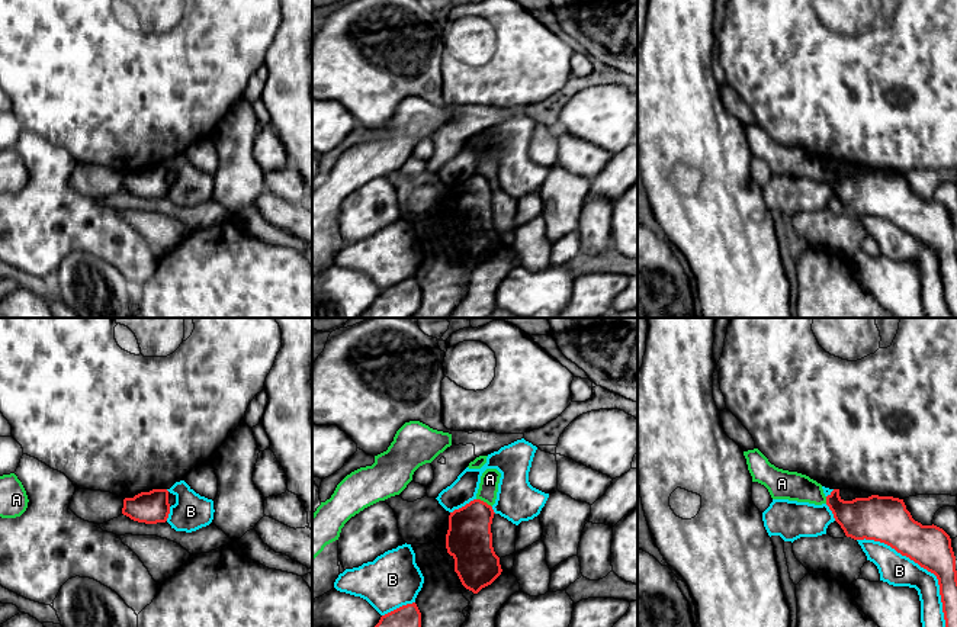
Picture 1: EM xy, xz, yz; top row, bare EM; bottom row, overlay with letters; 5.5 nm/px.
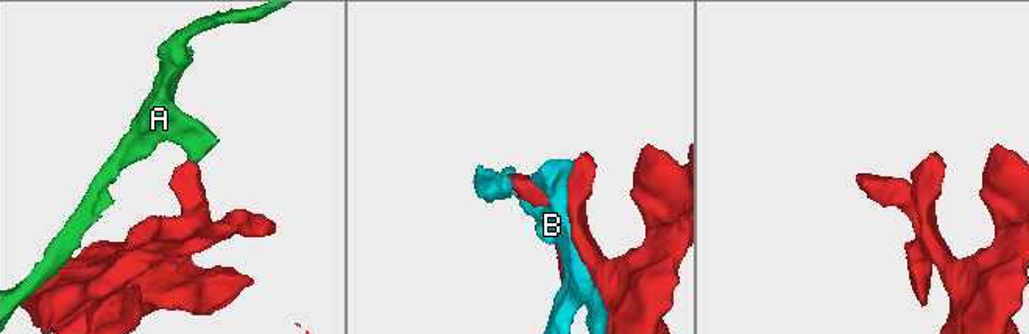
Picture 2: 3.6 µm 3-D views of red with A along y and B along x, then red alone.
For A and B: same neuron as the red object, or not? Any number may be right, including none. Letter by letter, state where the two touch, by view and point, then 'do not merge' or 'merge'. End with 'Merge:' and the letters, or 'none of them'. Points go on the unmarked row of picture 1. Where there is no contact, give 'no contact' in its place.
A: meets red in xz at (482, 176); do not merge
B: meets red in yz at (930, 246); do not merge
Merge: none of them

